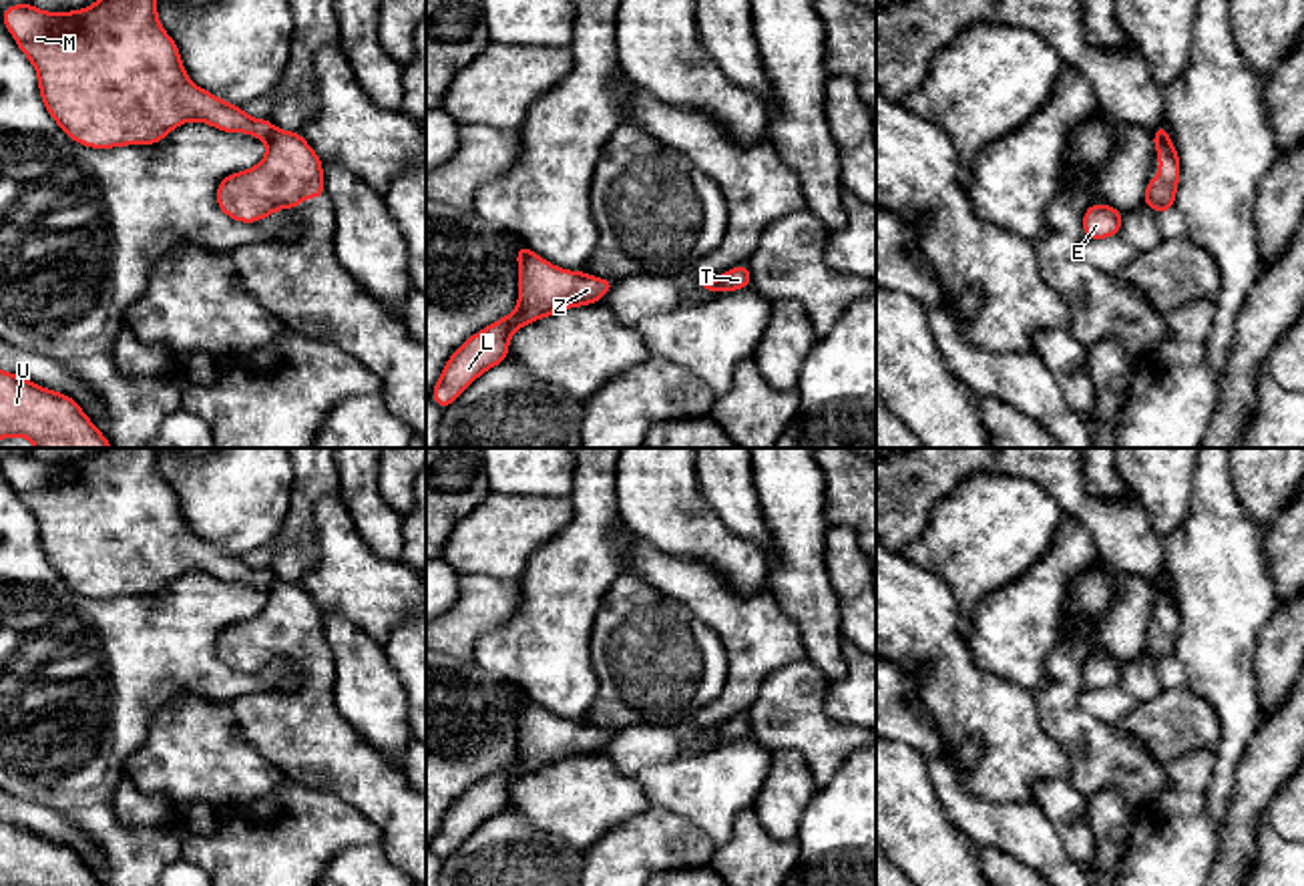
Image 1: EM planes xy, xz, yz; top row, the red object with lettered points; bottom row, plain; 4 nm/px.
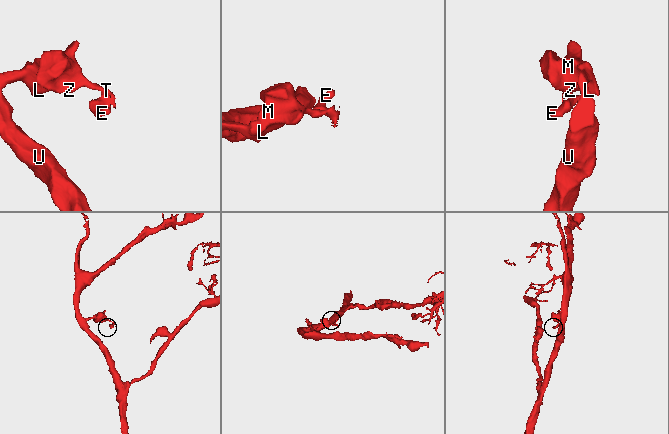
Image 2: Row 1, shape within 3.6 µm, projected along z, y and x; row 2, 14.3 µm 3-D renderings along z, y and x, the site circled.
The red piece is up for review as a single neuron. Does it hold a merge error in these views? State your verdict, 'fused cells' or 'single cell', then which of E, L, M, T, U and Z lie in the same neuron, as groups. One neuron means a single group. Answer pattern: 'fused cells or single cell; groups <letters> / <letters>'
fused cells; groups E T / L M U Z

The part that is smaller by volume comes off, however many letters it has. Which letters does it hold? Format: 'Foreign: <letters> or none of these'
Foreign: E, T

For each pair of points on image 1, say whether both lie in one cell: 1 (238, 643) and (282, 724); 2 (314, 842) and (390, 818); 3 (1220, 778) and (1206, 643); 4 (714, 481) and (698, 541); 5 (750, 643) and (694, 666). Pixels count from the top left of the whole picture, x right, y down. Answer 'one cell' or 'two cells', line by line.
1: one cell
2: two cells
3: one cell
4: two cells
5: two cells

